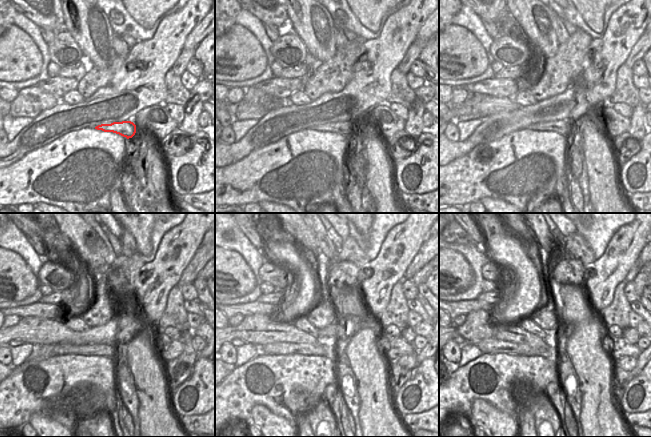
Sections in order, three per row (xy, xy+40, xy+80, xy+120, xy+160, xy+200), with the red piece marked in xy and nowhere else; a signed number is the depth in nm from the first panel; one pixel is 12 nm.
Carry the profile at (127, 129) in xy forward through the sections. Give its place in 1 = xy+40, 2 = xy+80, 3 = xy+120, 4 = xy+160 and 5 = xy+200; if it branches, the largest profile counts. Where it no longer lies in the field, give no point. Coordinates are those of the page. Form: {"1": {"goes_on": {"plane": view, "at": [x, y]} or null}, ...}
{"1": {"goes_on": {"plane": "xy+40", "at": [344, 128]}}, "2": {"goes_on": {"plane": "xy+80", "at": [562, 127]}}, "3": {"goes_on": {"plane": "xy+120", "at": [107, 350]}}, "4": {"goes_on": {"plane": "xy+160", "at": [279, 348]}}, "5": {"goes_on": {"plane": "xy+200", "at": [491, 346]}}}

